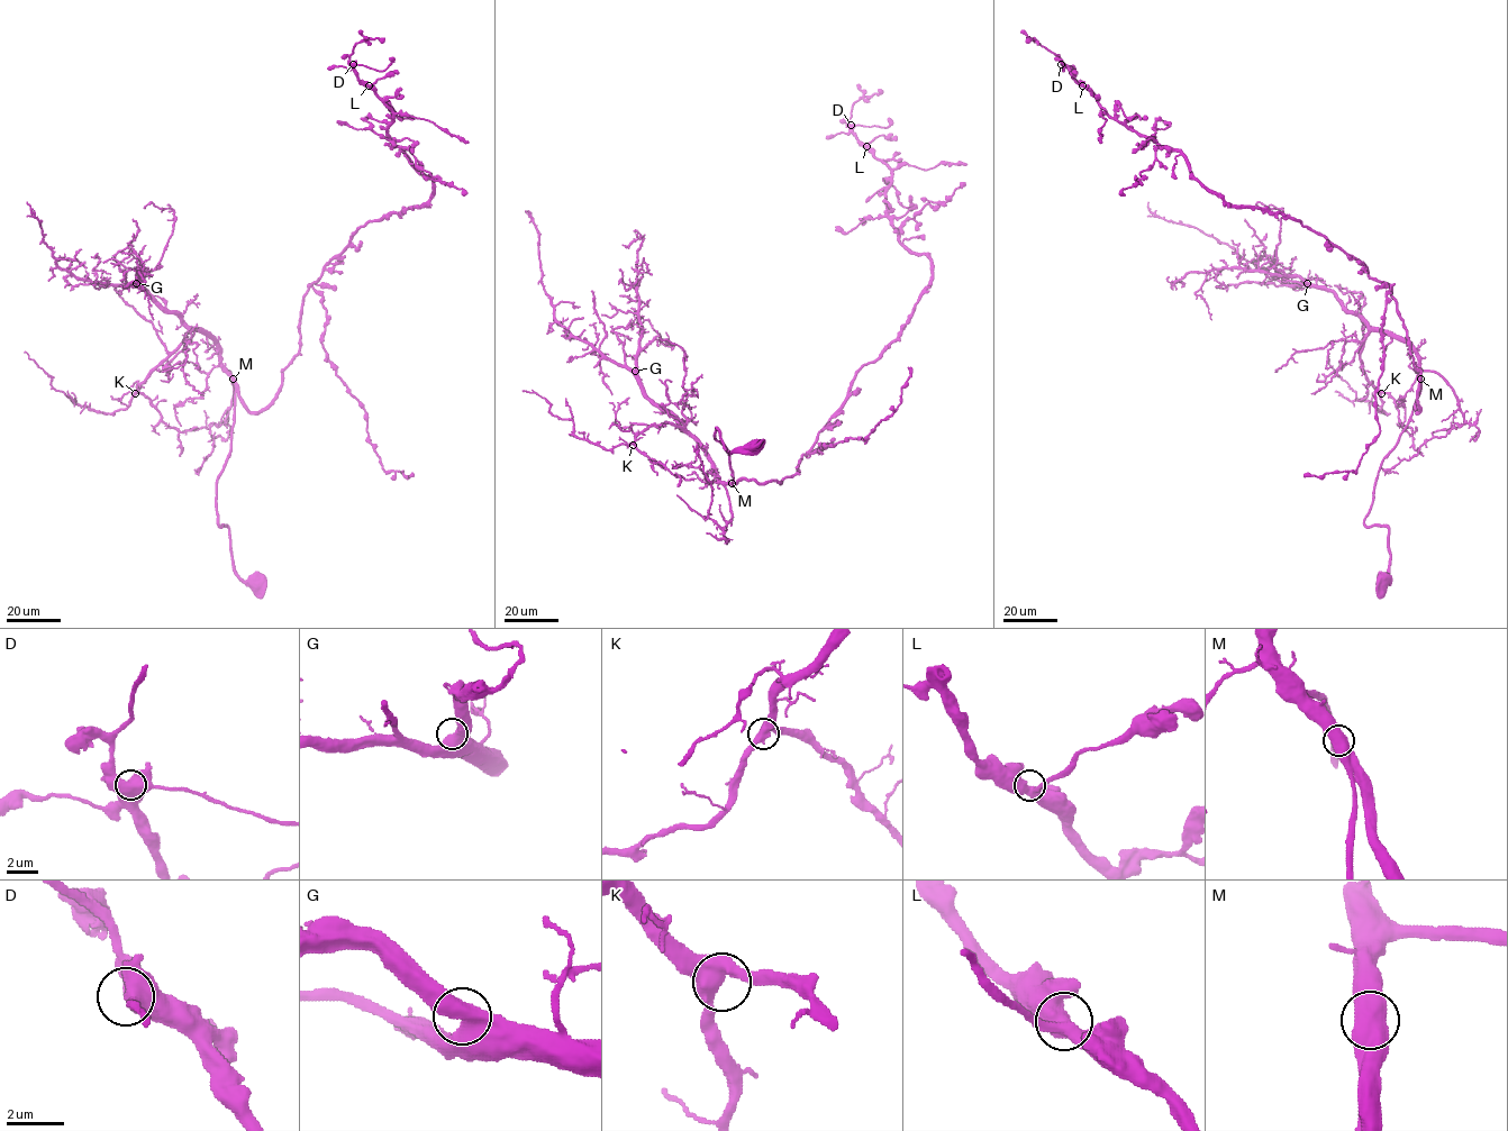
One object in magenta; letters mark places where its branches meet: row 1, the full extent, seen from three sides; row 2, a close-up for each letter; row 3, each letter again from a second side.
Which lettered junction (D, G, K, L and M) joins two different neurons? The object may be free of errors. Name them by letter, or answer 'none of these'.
none of these

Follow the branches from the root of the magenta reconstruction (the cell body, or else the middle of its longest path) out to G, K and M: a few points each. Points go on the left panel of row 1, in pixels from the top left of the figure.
G: (257, 581), (235, 572), (229, 529), (218, 523), (216, 510), (234, 377), (207, 335), (136, 283)
K: (257, 581), (235, 572), (229, 529), (218, 523), (235, 392), (220, 349), (190, 330), (135, 393)
M: (257, 581), (244, 581), (235, 572), (229, 529), (218, 523), (216, 510), (216, 482), (234, 421), (233, 379)

